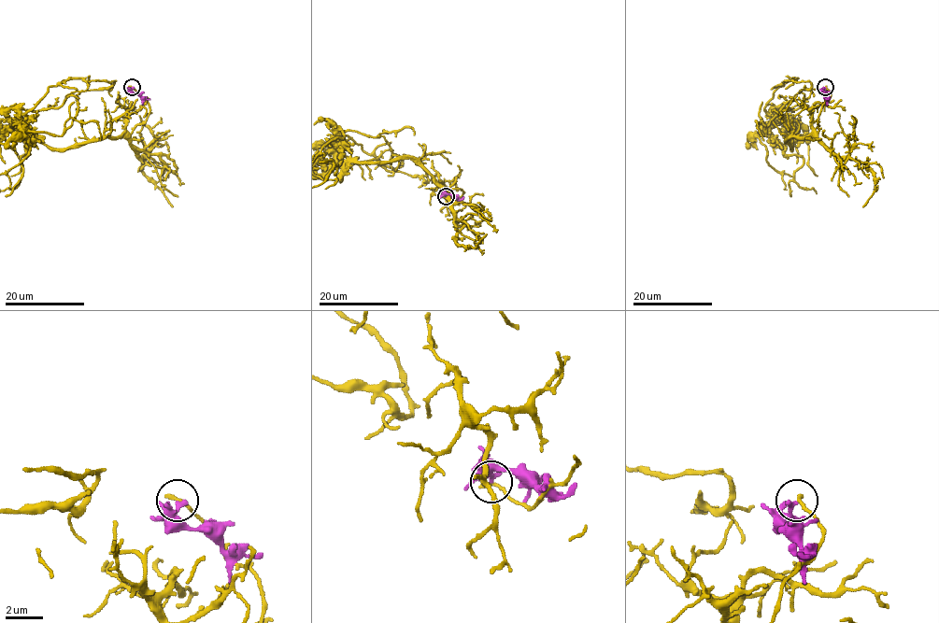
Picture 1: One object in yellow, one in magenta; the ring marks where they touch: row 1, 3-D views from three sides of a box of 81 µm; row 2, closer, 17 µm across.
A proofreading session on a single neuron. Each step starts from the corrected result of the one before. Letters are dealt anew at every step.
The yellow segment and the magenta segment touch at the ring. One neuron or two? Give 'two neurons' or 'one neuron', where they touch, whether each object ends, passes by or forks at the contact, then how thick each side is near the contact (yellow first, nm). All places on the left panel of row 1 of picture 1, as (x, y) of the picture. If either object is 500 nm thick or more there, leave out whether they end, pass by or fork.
two neurons; at (132, 87); yellow ends there; magenta ends there; 240 nm thick on the yellow side, 280 nm on the other

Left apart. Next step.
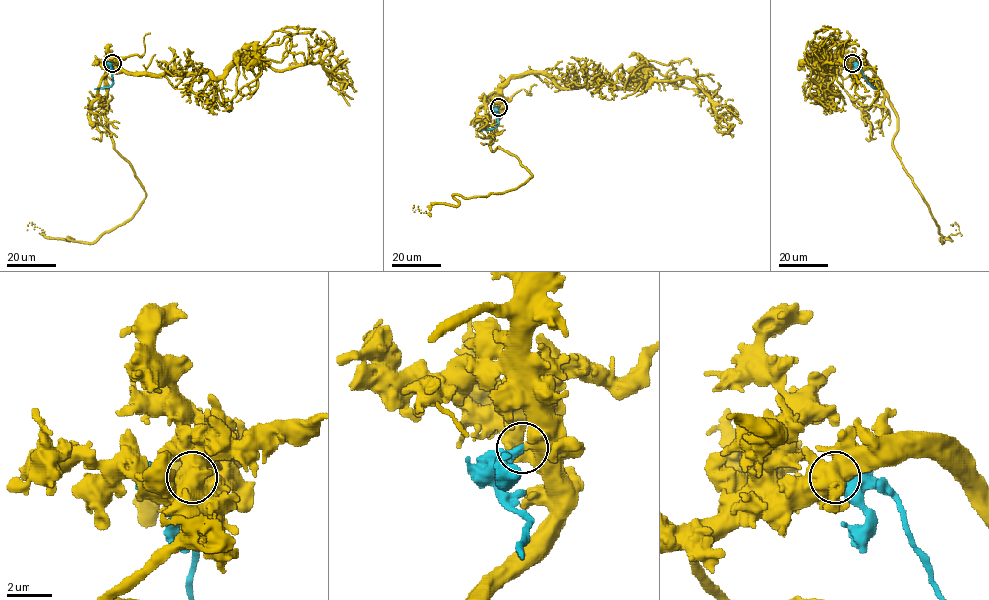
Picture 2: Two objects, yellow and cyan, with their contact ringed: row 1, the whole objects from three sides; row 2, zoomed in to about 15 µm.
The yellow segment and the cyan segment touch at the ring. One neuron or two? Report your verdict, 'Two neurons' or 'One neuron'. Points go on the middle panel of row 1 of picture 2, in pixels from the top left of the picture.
One neuron

